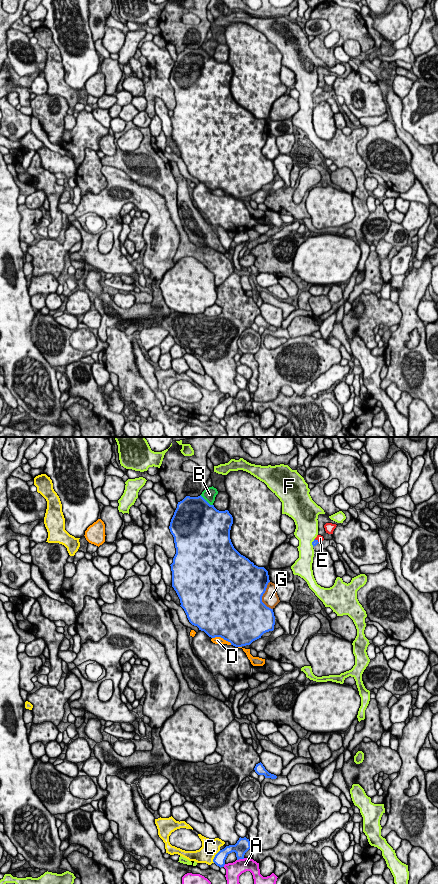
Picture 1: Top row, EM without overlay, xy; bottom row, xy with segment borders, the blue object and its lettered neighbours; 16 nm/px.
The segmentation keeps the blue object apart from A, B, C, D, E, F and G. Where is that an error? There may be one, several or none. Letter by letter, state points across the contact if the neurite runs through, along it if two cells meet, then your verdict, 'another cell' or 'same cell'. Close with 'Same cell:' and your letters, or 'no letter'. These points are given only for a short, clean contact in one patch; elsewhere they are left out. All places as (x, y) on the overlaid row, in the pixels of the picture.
A: another cell
B: another cell
C: another cell
D: another cell
E: runs through xy (315, 542), (317, 540), (320, 538); same cell
F: another cell
G: another cell
Same cell: E

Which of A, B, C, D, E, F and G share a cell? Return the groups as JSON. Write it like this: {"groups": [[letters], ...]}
{"groups": [["A"], ["B"], ["C"], ["D"], ["E"], ["F"], ["G"]]}

